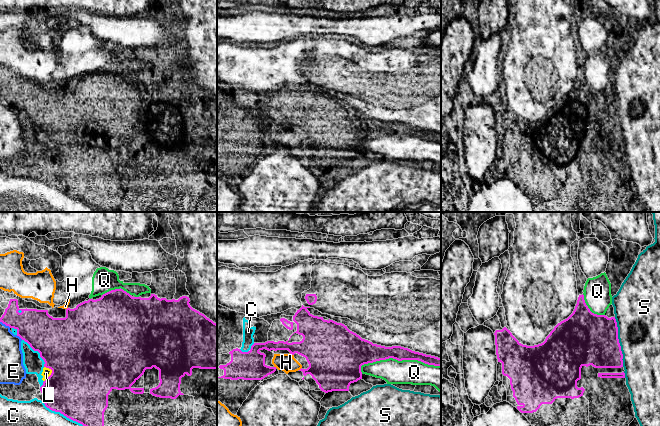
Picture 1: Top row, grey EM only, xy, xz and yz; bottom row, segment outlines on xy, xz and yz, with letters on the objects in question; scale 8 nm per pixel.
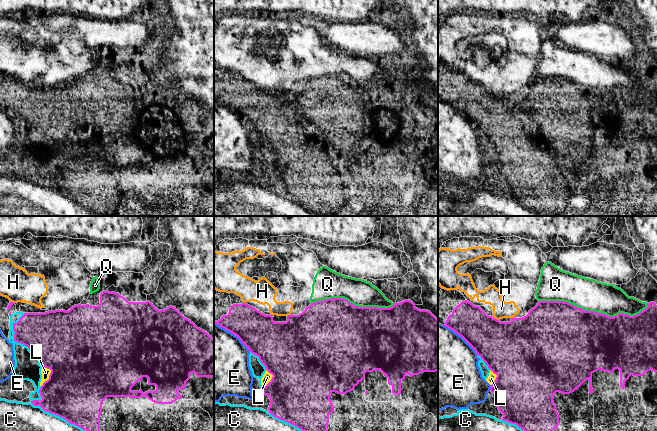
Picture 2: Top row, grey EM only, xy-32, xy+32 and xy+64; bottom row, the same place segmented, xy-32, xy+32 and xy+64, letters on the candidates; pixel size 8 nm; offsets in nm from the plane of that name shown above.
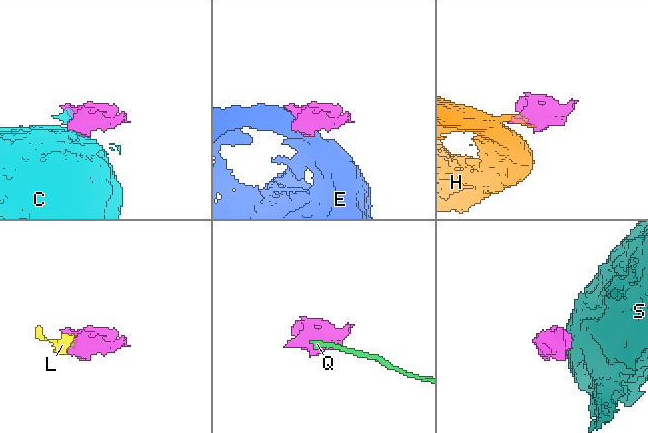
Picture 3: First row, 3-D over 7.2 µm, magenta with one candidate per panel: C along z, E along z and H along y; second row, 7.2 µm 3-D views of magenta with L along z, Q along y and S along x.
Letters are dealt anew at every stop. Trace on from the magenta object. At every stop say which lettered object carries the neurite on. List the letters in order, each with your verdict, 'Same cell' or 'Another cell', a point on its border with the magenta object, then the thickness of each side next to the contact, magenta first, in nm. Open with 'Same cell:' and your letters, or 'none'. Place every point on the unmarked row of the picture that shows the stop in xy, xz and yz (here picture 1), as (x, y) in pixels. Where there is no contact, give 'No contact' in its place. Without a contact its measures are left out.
Same cell: L
C: Another cell. Touches magenta at xy (73, 196). Thickness 480 nm (magenta) against 420 nm
E: Another cell. Touches magenta at xy (19, 112). Thickness 300 nm (magenta) against 190 nm
H: Another cell. Touches magenta at xz (291, 129). Thickness 320 nm (magenta) against 140 nm
L: Same cell. Touches magenta at xy (51, 149). Thickness 500 nm (magenta) against 70 nm
Q: Another cell. Touches magenta at xz (398, 136). Thickness 160 nm (magenta) against 200 nm
S: Another cell. Touches magenta at yz (618, 118). Thickness 420 nm (magenta) against 360 nm

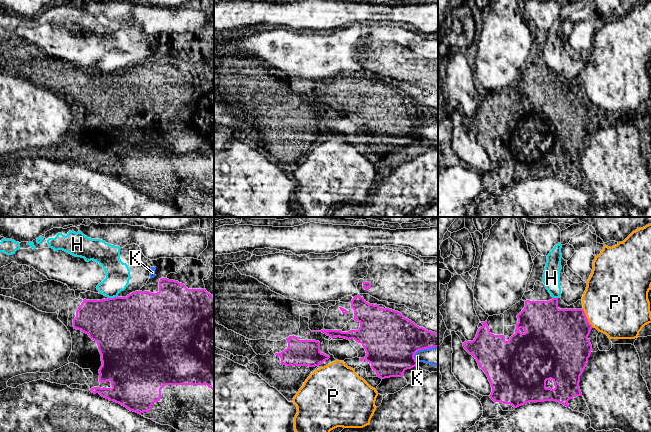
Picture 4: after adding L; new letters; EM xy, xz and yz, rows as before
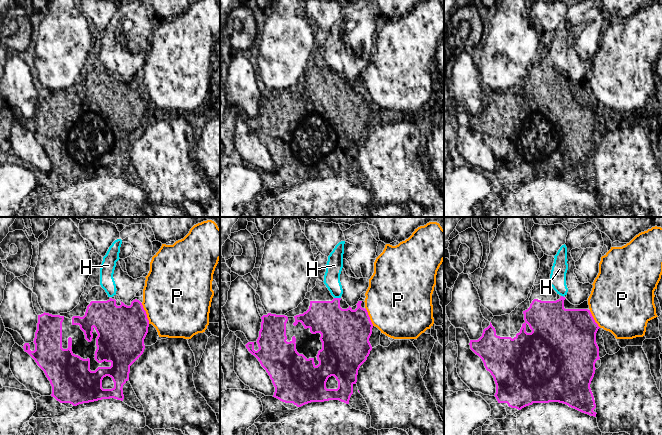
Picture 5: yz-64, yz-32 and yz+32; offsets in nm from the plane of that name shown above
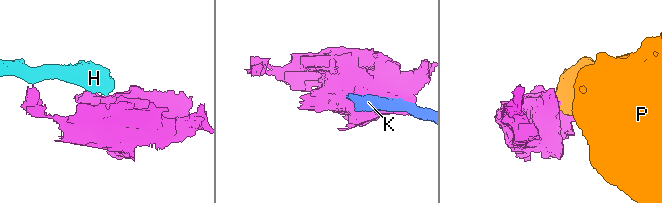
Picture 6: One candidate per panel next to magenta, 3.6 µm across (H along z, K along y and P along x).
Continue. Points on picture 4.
Same cell: none
H: Another cell. Touches magenta at xy (112, 74). Thickness 500 nm (magenta) against 190 nm
K: Another cell. Touches magenta at xz (424, 124). Thickness 400 nm (magenta) against 160 nm
P: Another cell. Touches magenta at yz (586, 94). Thickness 440 nm (magenta) against 480 nm

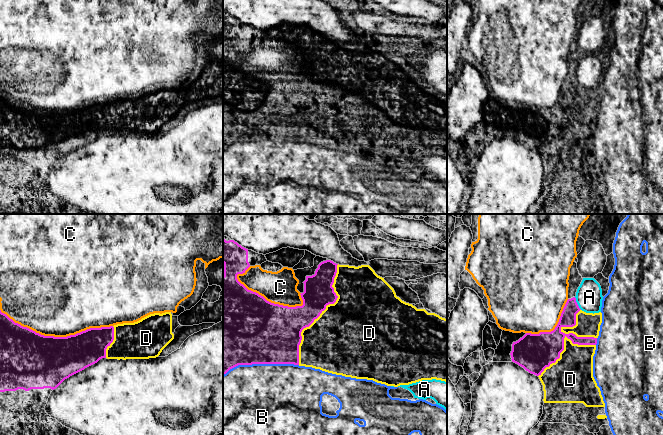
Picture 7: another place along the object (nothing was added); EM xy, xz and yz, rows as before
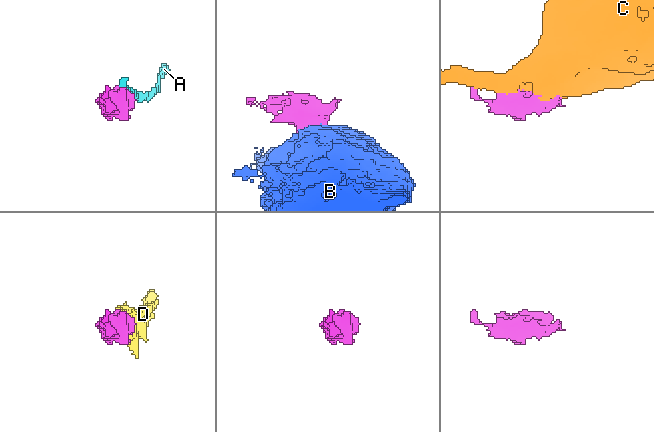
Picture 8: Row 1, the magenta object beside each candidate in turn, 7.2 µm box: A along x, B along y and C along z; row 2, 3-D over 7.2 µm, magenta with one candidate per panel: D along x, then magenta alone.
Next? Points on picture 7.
Same cell: D
A: Another cell. Touches magenta at yz (576, 79). Thickness 130 nm (magenta) against 220 nm
B: Another cell. Touches magenta at xz (260, 139). Thickness 500 nm (magenta) against 500 nm
C: Another cell. Touches magenta at xy (56, 113). Thickness 440 nm (magenta) against 480 nm
D: Same cell. Touches magenta at yz (563, 115). Thickness 300 nm (magenta) against 300 nm

